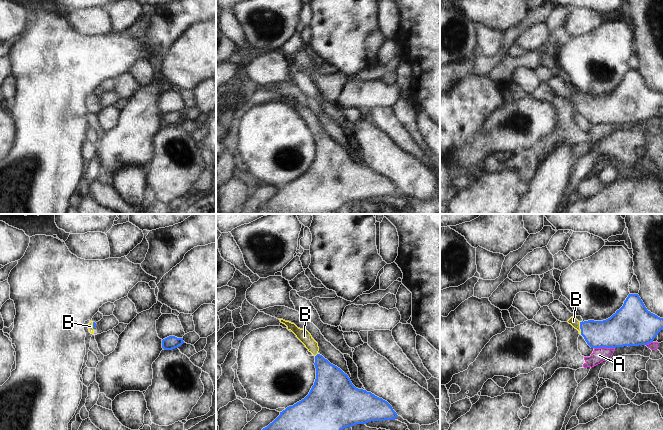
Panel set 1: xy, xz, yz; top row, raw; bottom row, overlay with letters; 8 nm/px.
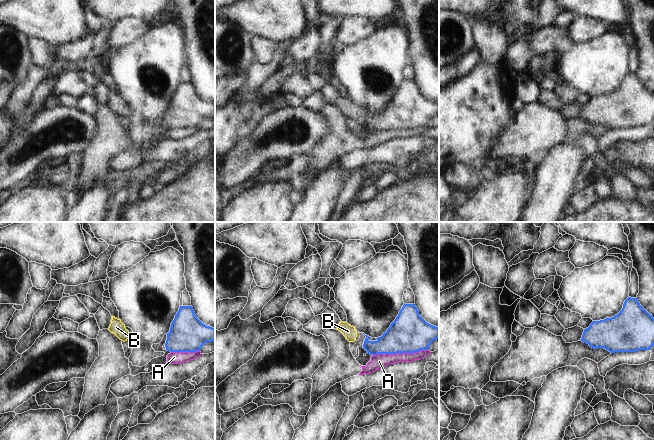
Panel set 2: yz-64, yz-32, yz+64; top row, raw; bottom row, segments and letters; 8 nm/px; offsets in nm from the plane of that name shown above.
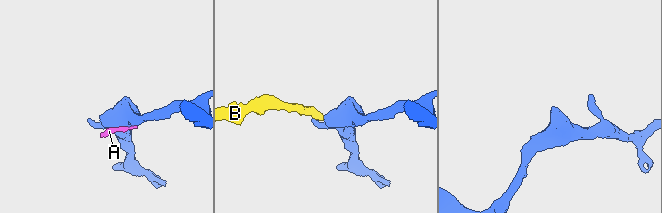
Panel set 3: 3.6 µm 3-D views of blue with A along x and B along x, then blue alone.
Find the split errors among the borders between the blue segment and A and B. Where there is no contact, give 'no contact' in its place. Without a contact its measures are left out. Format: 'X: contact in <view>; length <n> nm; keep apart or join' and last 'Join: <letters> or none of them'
A: contact in yz; length 170 nm; keep apart
B: contact in yz; length 100 nm; join
Join: B

